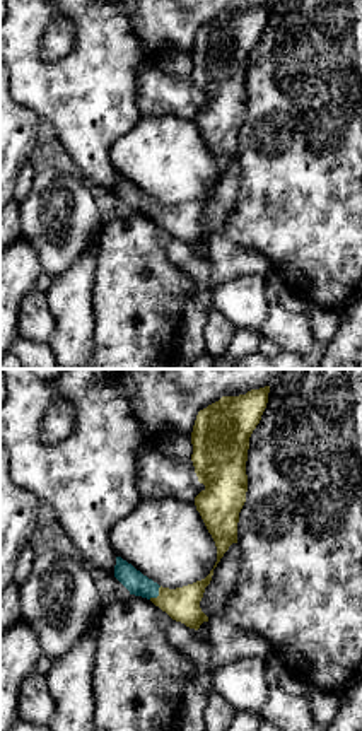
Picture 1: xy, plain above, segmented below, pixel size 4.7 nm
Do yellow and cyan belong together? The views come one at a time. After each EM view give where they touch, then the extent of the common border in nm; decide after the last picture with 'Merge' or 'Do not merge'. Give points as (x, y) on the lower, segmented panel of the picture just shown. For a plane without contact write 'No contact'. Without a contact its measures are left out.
Touches yellow at (159, 595). Shared border 90 nm

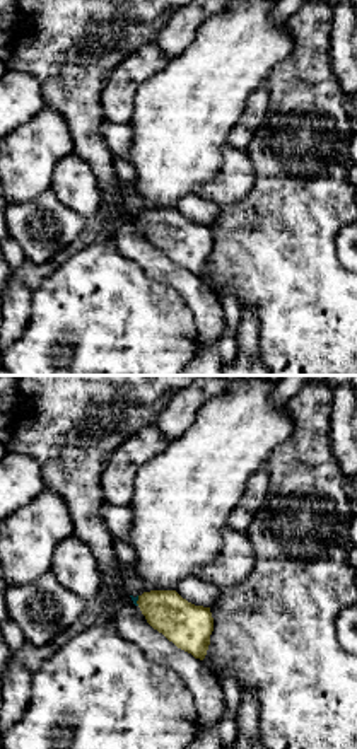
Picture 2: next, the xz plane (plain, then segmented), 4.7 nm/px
Touches yellow at (137, 601). Shared border 50 nm

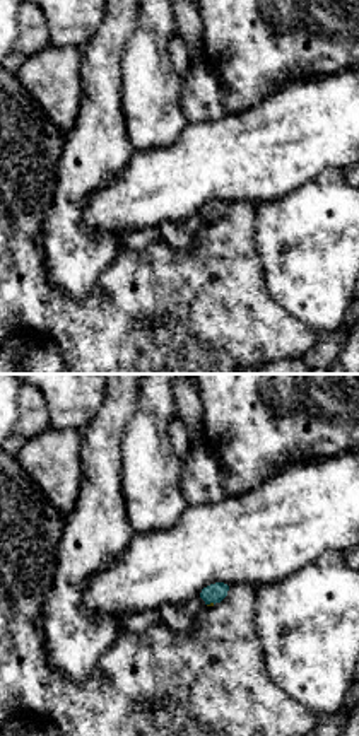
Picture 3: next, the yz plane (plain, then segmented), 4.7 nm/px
Touches yellow at (211, 603). Shared border 40 nm

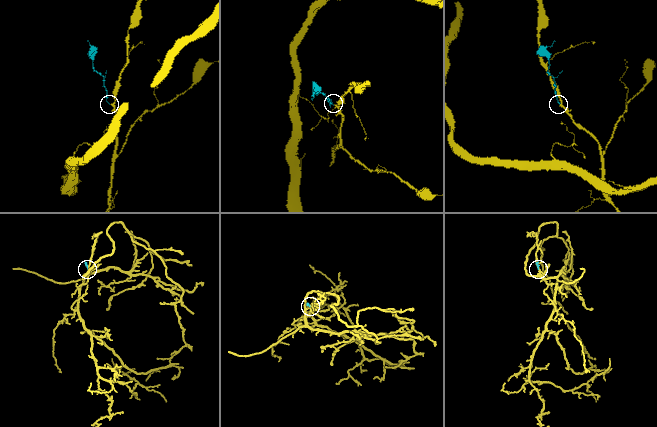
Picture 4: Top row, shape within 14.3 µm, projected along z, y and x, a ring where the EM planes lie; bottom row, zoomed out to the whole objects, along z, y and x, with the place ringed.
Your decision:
Merge

